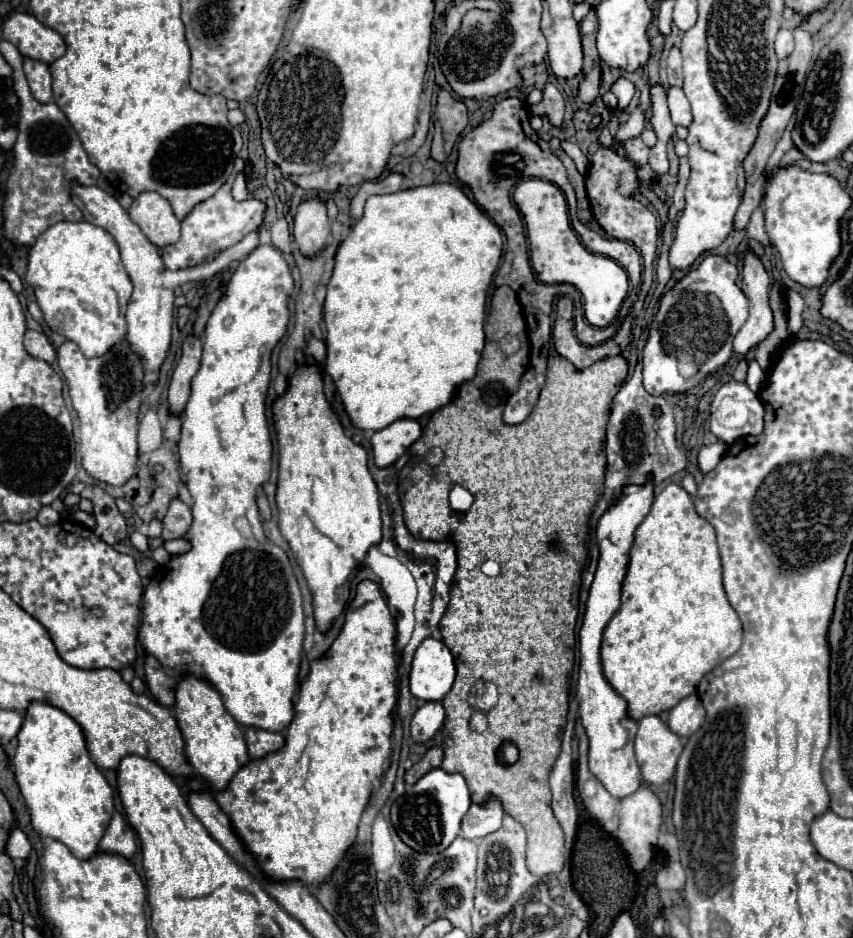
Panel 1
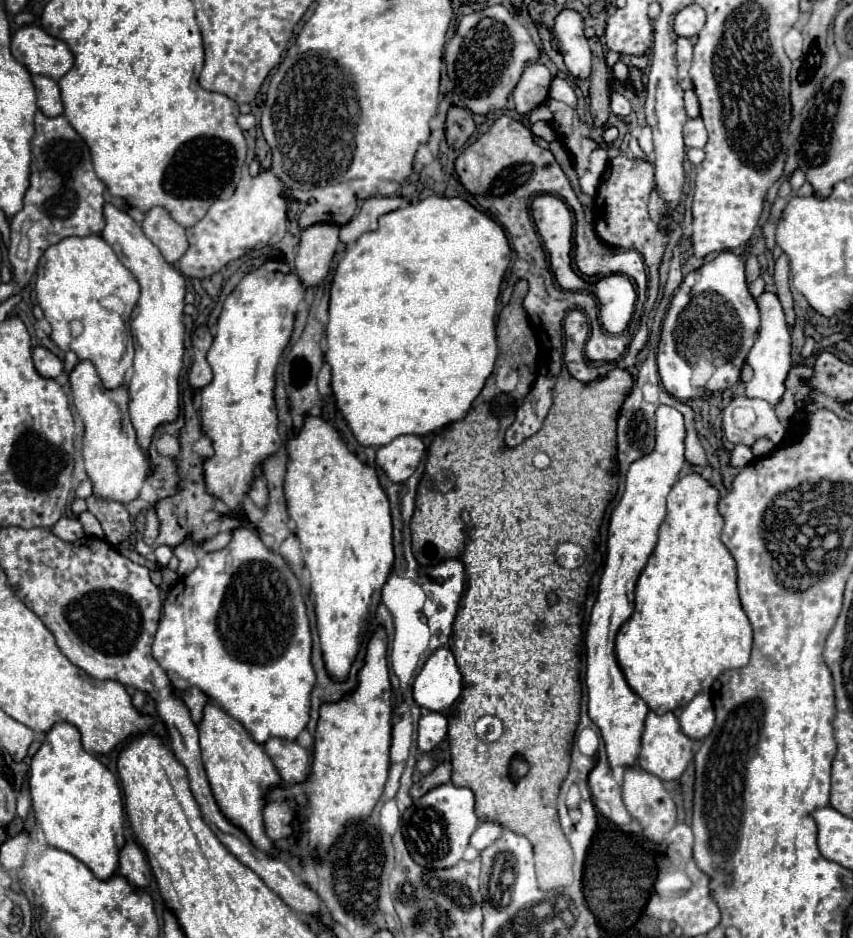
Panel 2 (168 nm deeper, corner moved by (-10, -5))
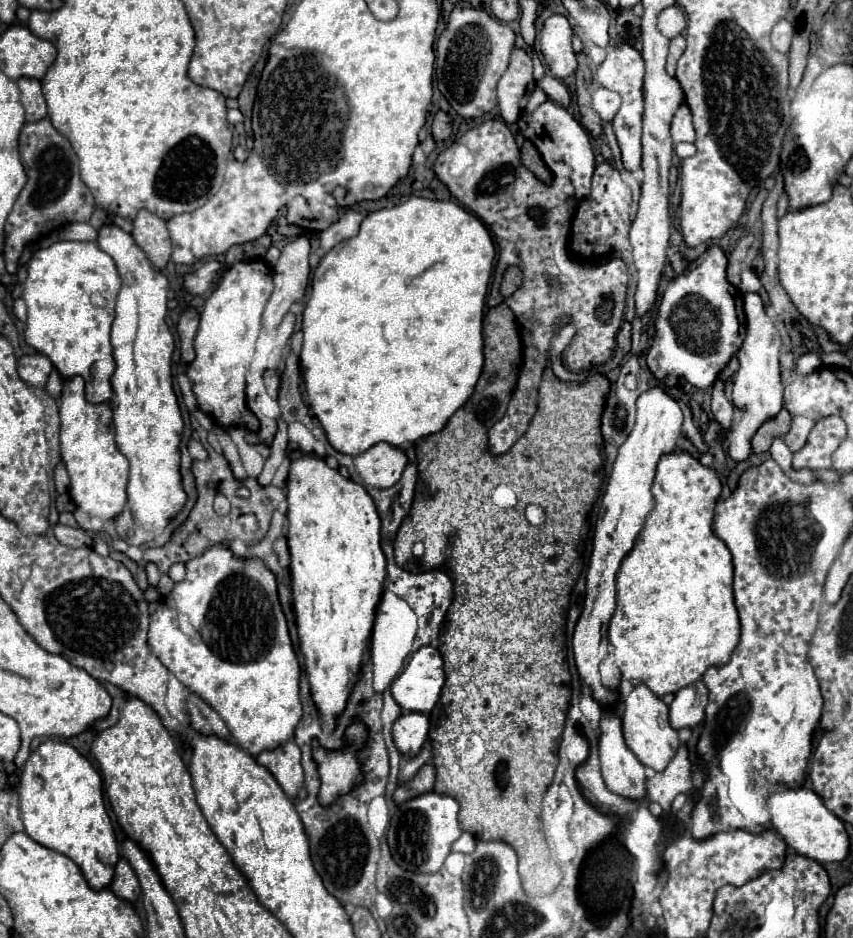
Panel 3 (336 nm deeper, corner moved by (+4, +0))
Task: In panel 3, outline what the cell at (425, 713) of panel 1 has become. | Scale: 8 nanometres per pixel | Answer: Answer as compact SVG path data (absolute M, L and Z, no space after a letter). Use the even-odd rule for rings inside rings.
M403 713L393 723L393 743L405 757L415 757L427 741L430 723L423 713Z

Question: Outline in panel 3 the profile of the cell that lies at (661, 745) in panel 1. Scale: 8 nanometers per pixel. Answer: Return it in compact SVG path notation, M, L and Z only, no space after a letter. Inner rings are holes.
M639 683L627 699L623 699L623 735L627 747L637 755L637 759L655 771L663 771L679 749L677 731L669 723L669 707L643 683Z

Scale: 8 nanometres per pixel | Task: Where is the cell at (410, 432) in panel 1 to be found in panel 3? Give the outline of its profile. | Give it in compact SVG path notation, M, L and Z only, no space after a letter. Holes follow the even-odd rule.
M377 443L355 457L355 469L361 483L375 489L393 487L401 479L403 465L407 465L405 453L389 443Z

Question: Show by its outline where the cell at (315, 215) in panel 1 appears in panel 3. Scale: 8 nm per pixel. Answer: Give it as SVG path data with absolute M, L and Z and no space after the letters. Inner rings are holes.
M303 235L287 243L273 267L275 289L263 311L265 333L277 329L289 307L305 295L309 283L309 239L309 235Z

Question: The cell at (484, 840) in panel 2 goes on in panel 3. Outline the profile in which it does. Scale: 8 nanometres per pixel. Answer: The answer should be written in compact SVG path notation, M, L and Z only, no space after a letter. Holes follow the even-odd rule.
M463 833L453 845L451 845L451 851L457 851L457 853L471 853L475 849L475 837L471 833Z

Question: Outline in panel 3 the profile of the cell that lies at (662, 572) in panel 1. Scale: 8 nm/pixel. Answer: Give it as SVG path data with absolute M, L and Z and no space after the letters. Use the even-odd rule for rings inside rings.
M681 451L681 453L669 453L663 455L657 463L657 475L653 481L653 497L655 497L655 507L649 513L641 533L635 539L633 549L629 551L629 555L623 559L619 573L617 573L617 607L613 613L613 619L609 623L609 643L613 647L613 655L617 659L617 665L621 669L623 679L631 681L633 685L637 683L645 683L657 697L663 697L667 693L677 693L681 687L695 683L697 679L701 679L701 675L713 667L713 665L725 665L735 649L735 645L739 643L739 615L735 609L735 601L733 601L733 557L727 549L727 545L713 533L711 529L711 521L713 521L713 509L715 503L721 495L722 484L715 473L715 469L705 467L699 463L699 459L695 459L693 455Z

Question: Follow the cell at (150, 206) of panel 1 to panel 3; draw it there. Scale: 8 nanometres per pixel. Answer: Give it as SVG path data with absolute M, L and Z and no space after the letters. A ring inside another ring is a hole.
M139 211L133 221L133 239L145 251L155 269L163 271L167 267L171 257L171 239L163 219L149 211Z

